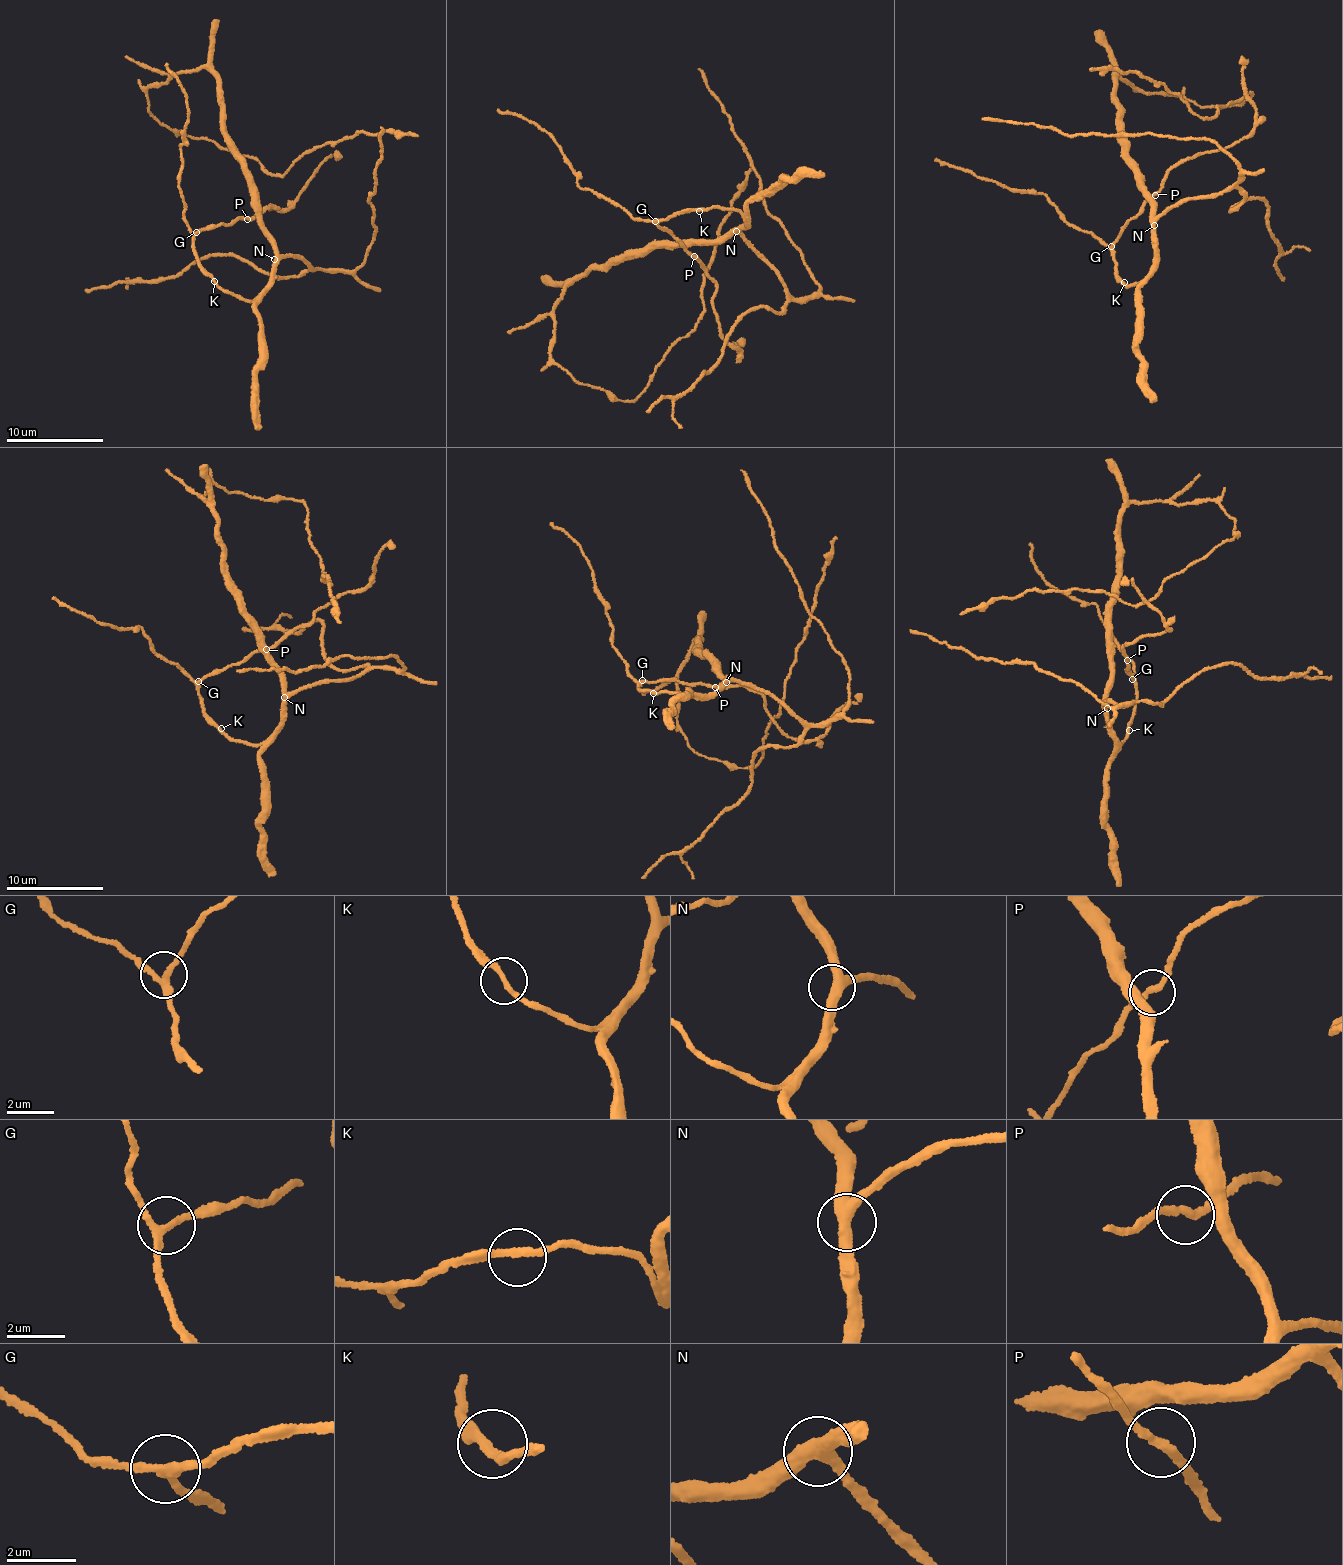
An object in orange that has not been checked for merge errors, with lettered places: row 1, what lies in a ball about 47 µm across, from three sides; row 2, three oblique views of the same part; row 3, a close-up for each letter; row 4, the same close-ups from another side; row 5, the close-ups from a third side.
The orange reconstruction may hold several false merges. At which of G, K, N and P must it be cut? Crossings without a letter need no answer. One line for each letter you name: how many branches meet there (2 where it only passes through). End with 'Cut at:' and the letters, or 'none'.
Cut at: none

